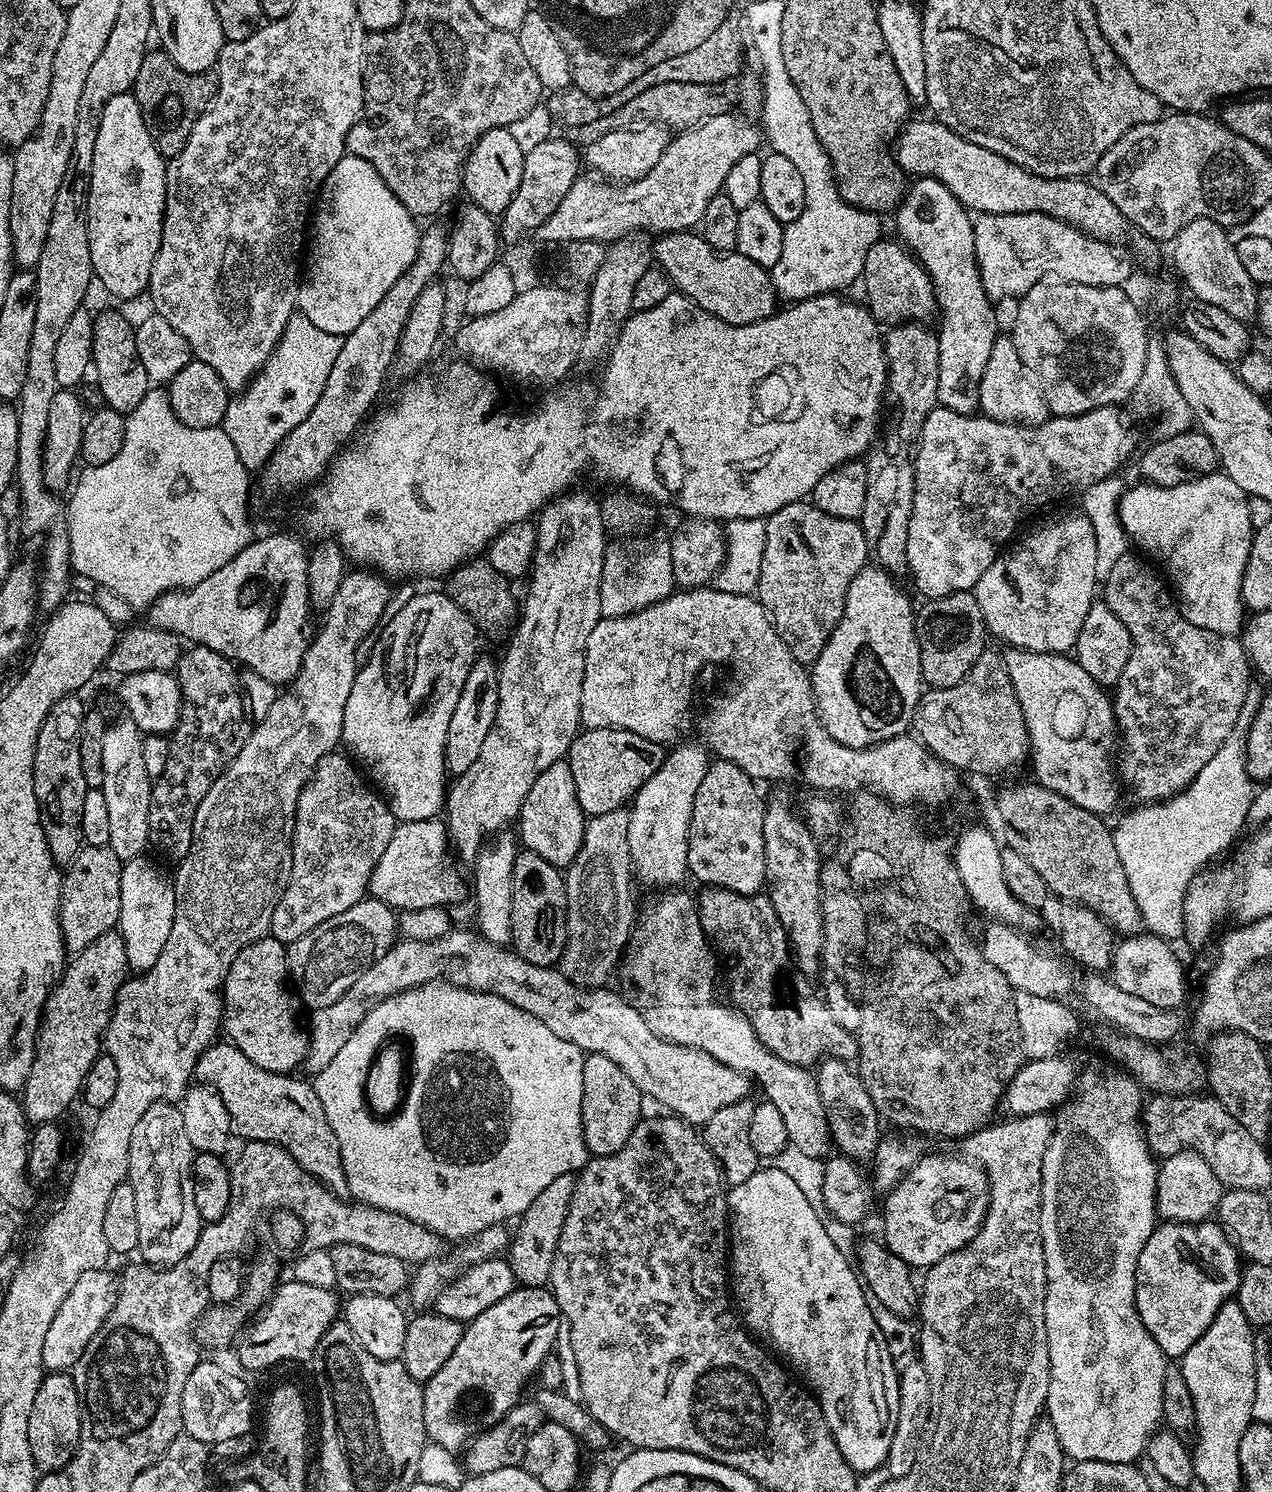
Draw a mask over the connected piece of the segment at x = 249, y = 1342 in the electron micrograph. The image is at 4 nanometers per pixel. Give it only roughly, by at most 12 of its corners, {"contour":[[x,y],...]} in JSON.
{"contour":[[293,1278],[239,1341],[240,1364],[264,1372],[311,1361],[342,1304]]}

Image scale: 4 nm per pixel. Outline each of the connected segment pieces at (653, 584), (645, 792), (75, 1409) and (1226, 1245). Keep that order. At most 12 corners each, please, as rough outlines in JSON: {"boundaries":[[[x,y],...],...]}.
{"boundaries":[[[652,535],[605,547],[601,617],[671,596],[672,545]],[[677,743],[630,801],[639,883],[689,875],[690,814],[710,763]],[[67,1371],[34,1394],[30,1454],[41,1473],[72,1461],[80,1399]],[[1211,1219],[1157,1223],[1136,1309],[1184,1357],[1235,1297],[1242,1256]]]}

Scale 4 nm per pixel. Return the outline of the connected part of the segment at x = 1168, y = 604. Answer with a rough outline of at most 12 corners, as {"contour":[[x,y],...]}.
{"contour":[[1120,556],[1118,776],[1169,800],[1237,731],[1250,657]]}

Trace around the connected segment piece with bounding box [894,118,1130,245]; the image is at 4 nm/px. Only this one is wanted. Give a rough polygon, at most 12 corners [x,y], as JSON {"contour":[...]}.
{"contour":[[909,119],[909,177],[969,213],[1041,212],[1111,245],[1130,233],[1099,183],[1039,176],[950,130]]}

